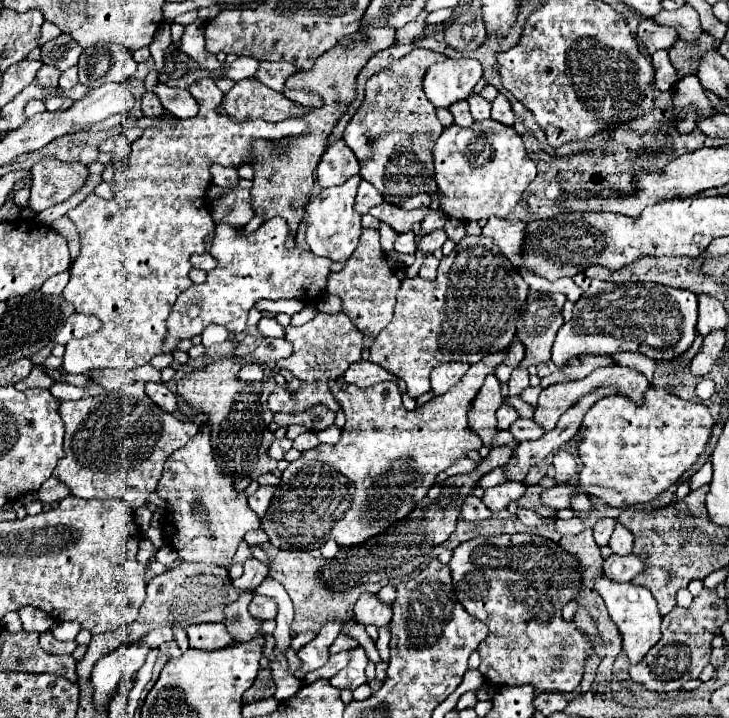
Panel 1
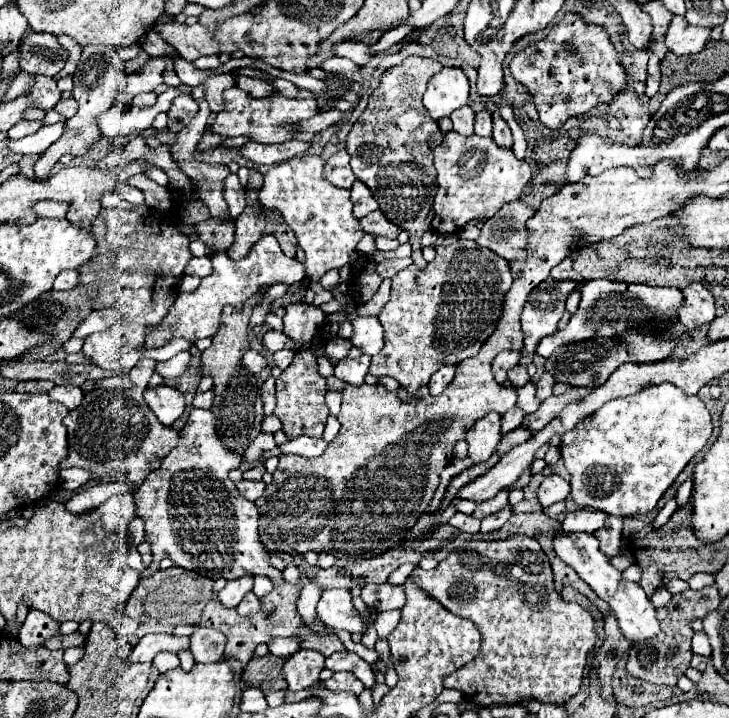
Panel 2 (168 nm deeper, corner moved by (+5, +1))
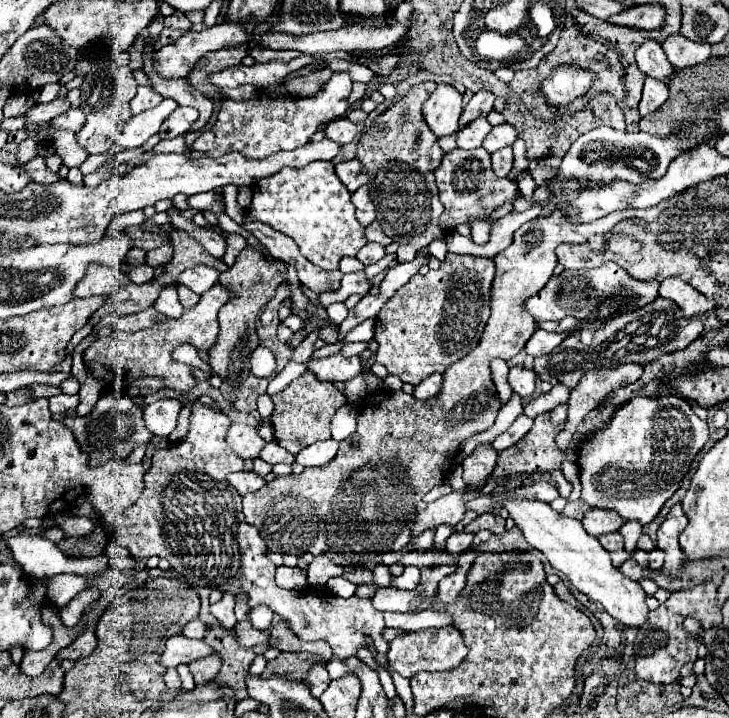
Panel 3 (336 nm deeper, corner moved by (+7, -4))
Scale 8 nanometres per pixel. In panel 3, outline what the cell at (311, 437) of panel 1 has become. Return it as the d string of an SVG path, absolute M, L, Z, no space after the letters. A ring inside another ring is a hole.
M328 439L328 441L318 441L302 449L296 461L304 467L324 467L326 463L330 463L330 459L336 457L336 453L338 453L338 441Z

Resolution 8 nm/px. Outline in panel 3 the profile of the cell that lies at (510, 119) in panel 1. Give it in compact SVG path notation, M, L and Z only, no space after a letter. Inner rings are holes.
M504 147L492 155L492 169L498 177L508 177L512 169L512 147Z

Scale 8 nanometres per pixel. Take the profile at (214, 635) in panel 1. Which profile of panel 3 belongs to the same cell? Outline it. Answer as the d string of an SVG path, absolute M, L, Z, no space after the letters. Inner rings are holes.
M214 653L214 655L208 655L204 659L198 659L198 661L190 663L188 667L192 671L192 677L194 677L196 685L204 685L204 683L214 681L214 677L218 675L218 671L220 671L220 657Z

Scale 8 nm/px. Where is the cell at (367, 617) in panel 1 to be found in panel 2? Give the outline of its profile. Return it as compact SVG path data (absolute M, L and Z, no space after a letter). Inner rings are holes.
M366 584L362 588L360 598L366 602L370 610L398 610L404 606L404 588L392 584Z

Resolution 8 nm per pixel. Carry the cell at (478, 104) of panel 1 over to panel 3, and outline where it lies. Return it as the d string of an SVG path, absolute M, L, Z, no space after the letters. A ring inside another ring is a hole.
M504 123L504 125L498 125L498 127L492 127L492 131L488 133L488 137L484 139L484 149L488 153L494 153L506 145L514 145L514 141L518 139L518 133L512 125Z

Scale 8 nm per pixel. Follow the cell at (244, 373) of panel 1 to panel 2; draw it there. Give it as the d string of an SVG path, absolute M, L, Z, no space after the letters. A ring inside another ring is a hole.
M248 350L248 352L244 354L244 358L242 358L242 364L244 364L252 374L258 374L264 366L268 366L268 360L266 360L262 354L258 354L258 352L254 352L254 350Z

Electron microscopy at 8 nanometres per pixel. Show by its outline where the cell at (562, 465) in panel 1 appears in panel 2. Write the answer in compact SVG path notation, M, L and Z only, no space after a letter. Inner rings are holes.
M550 474L542 480L540 488L538 488L538 498L540 498L540 504L546 508L546 506L552 506L556 502L562 502L566 500L570 494L570 484L558 476L558 474Z

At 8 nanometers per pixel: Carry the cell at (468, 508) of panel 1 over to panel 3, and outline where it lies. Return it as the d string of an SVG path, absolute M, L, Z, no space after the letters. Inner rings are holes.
M462 531L462 533L452 533L450 539L448 539L448 543L446 543L446 551L448 551L450 555L464 553L464 551L468 551L472 539L474 539L474 535L464 533L464 531Z

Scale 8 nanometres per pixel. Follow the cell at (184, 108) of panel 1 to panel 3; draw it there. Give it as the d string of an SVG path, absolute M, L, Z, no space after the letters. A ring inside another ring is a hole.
M176 107L176 111L162 123L158 135L160 139L174 139L178 135L186 135L194 121L198 119L198 111L192 107Z

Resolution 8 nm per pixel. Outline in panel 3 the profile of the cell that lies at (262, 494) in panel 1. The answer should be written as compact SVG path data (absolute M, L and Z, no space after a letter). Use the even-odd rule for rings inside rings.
M254 471L230 473L230 475L228 475L228 481L230 481L230 485L234 485L234 487L236 487L236 491L238 491L240 495L254 493L254 491L258 491L258 489L266 483L266 481L264 481L264 477L256 475Z

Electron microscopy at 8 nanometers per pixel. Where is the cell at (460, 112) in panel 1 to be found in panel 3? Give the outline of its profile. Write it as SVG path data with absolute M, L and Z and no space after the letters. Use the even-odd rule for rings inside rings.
M486 117L472 121L468 127L460 129L456 133L458 147L460 149L476 149L476 147L480 147L482 145L482 139L490 133L490 129L492 129L492 125L486 121Z

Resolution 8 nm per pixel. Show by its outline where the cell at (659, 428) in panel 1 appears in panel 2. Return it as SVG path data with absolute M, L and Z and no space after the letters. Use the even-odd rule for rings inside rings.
M660 384L660 386L648 386L632 396L626 398L618 398L612 402L606 402L600 410L596 410L594 414L590 414L588 418L584 418L574 430L570 430L568 434L562 436L560 440L561 457L570 474L570 500L580 506L580 508L594 508L594 510L602 510L606 514L616 514L616 516L636 516L636 514L646 514L650 510L656 508L658 500L662 498L662 494L672 486L672 482L676 480L676 476L682 472L682 468L708 444L712 436L712 420L710 420L710 412L706 410L704 402L698 396L686 396L682 394L678 388L674 388L672 384Z

